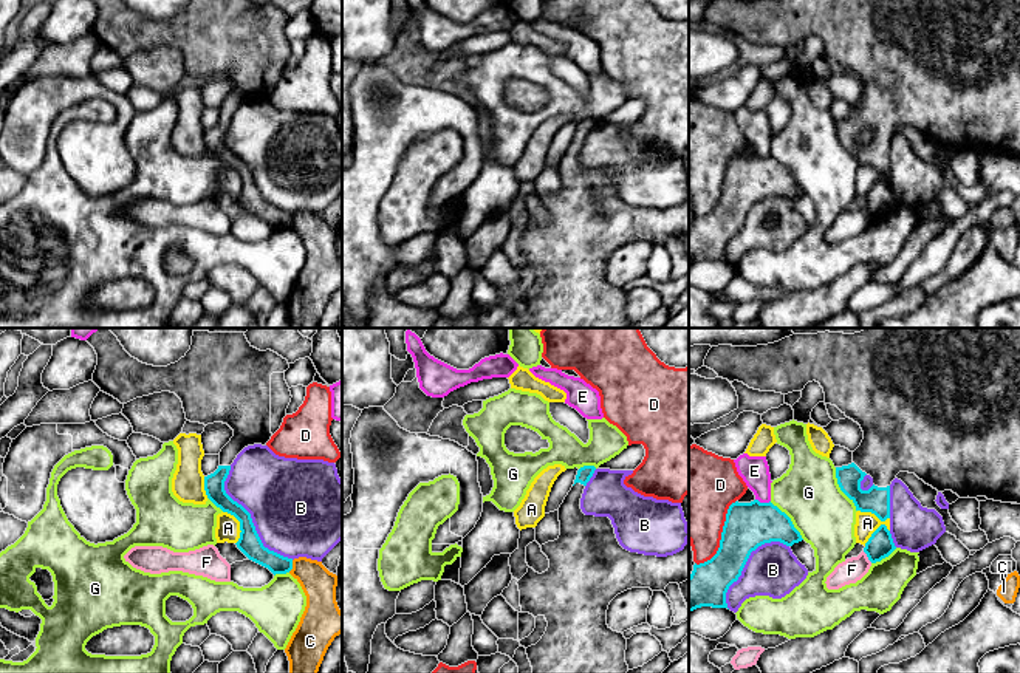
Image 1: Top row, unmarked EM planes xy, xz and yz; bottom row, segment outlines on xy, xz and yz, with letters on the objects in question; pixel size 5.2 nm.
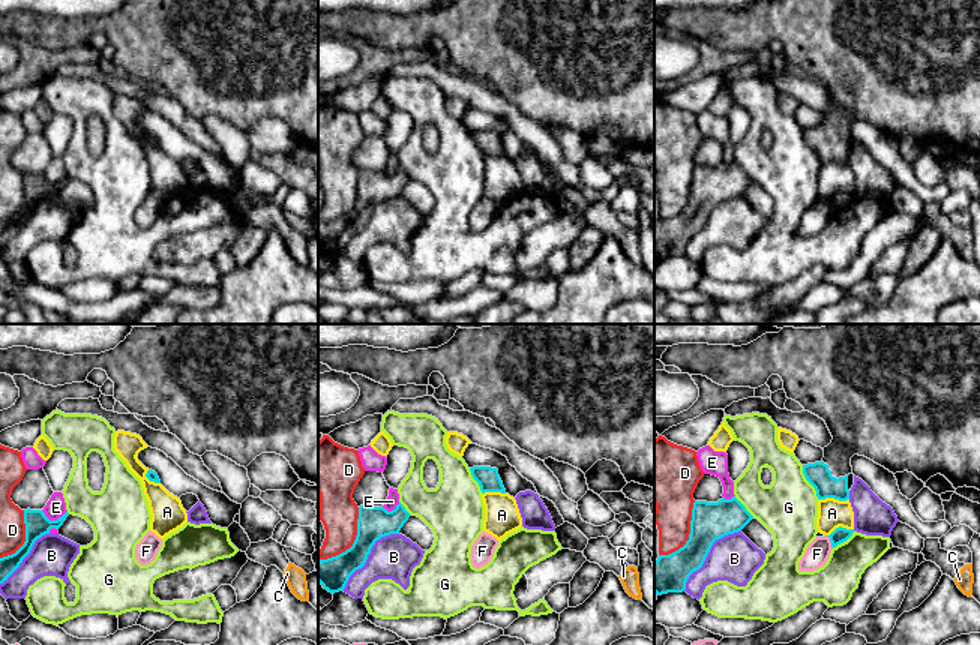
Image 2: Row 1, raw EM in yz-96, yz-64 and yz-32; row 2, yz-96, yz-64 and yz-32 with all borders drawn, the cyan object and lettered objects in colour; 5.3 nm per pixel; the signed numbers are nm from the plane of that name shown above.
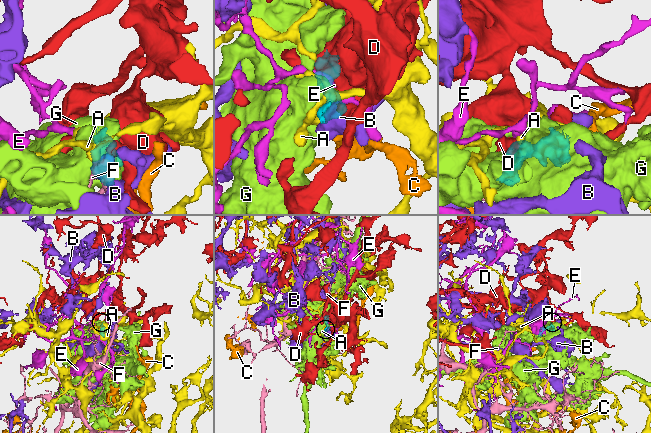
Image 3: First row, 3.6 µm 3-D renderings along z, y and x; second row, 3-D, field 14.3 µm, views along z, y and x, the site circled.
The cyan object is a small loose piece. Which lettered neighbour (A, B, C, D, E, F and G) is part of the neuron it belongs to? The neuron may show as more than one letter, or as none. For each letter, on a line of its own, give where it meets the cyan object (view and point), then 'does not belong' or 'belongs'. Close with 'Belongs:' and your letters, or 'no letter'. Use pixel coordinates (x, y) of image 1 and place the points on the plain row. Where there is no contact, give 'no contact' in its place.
A: contact yz (875, 184); does not belong
B: contact xy (251, 174); does not belong
C: contact xy (291, 220); does not belong
D: contact yz (722, 189); does not belong
E: contact yz (763, 157); does not belong
F: contact yz (867, 209); does not belong
G: contact yz (841, 143); does not belong
Belongs: no letter

